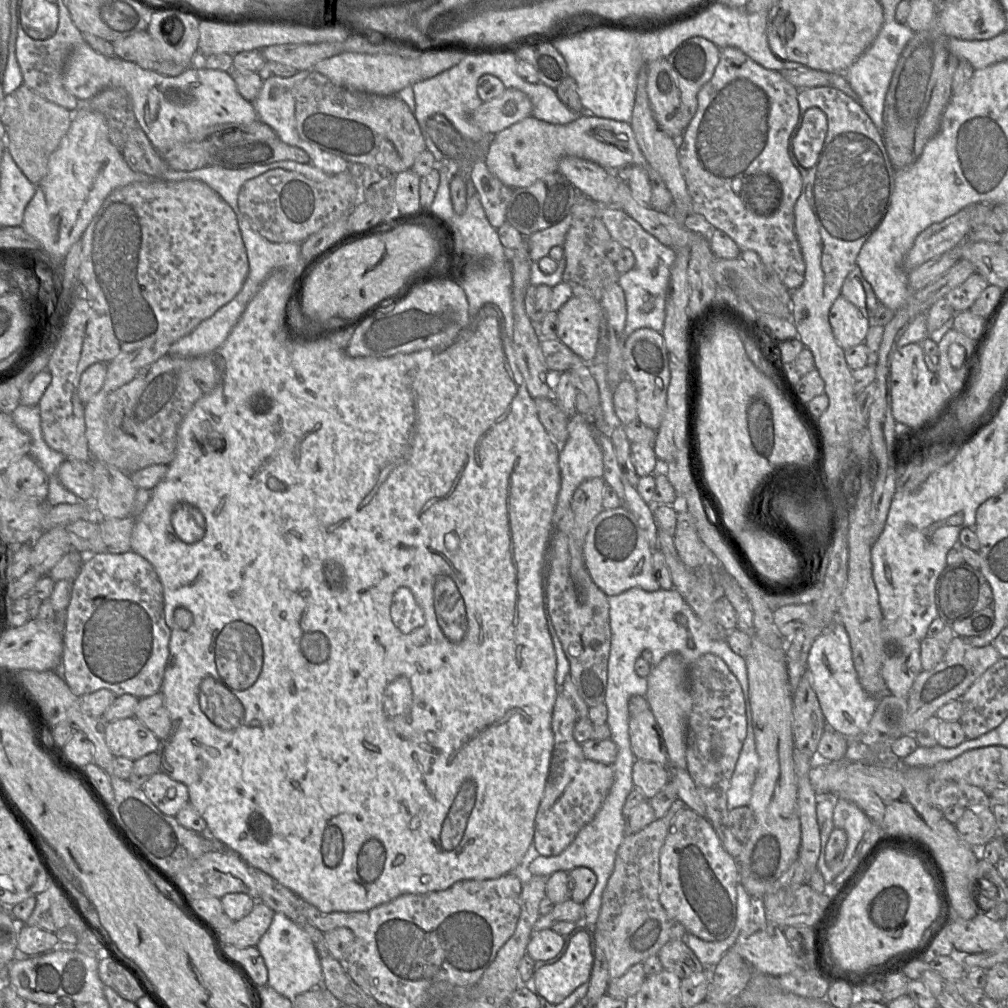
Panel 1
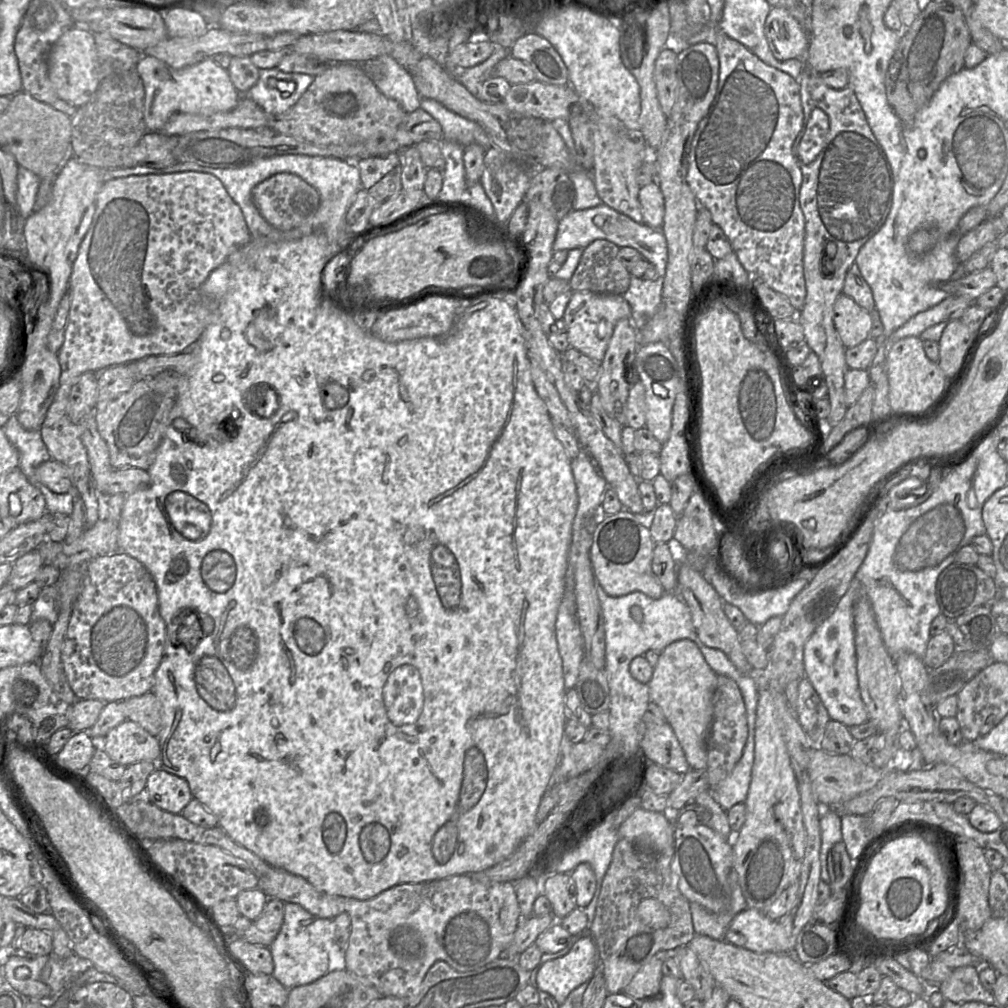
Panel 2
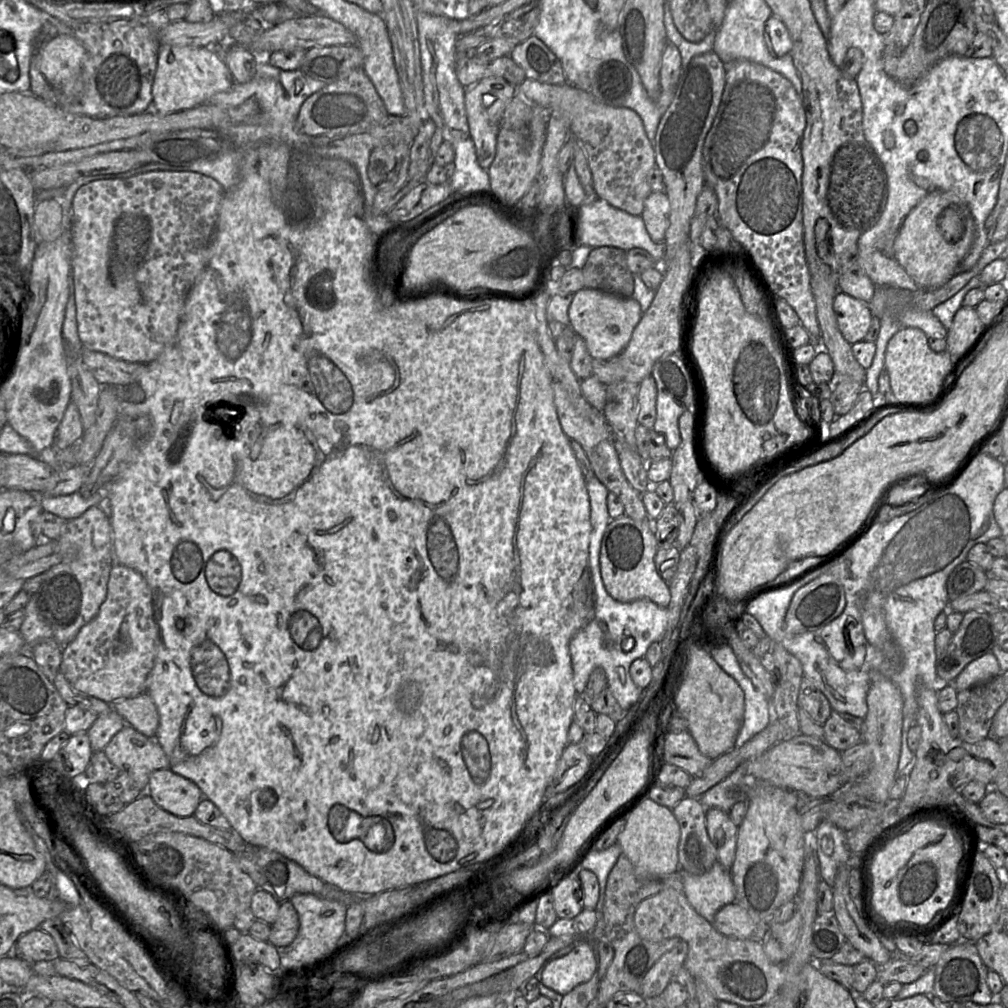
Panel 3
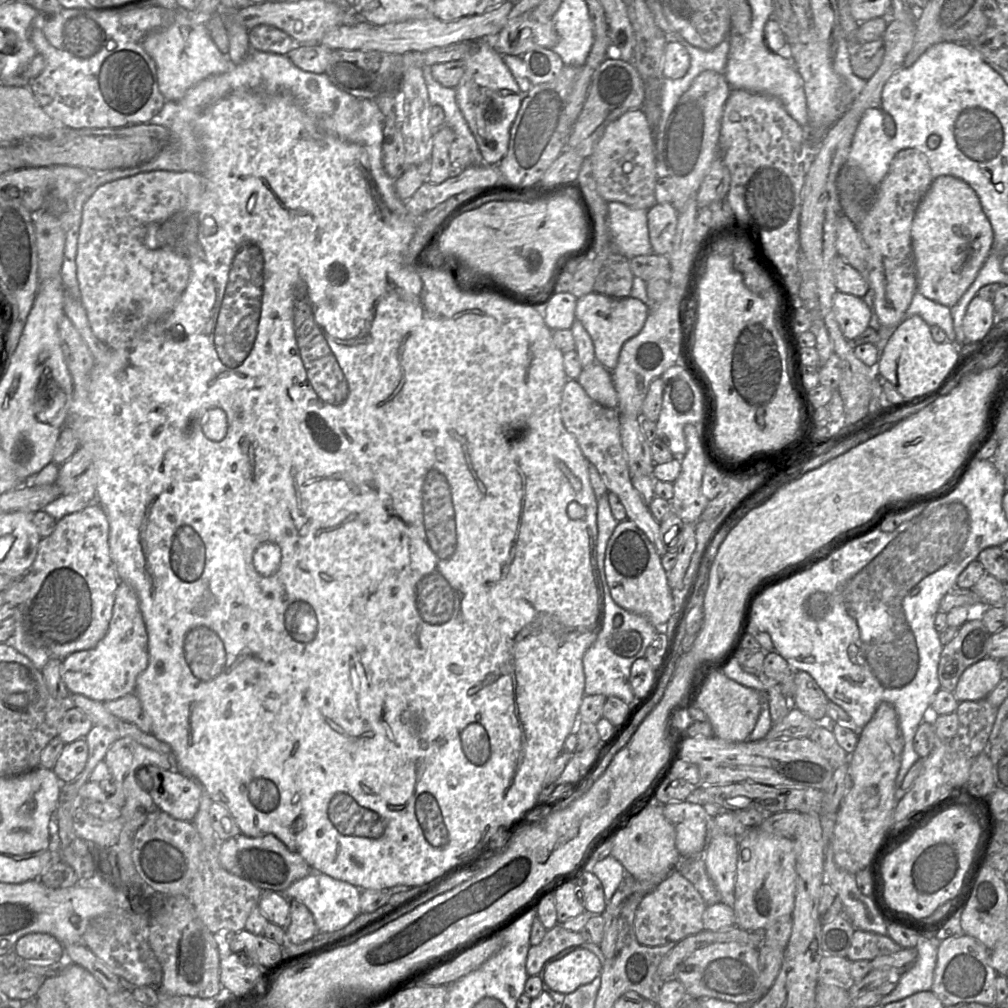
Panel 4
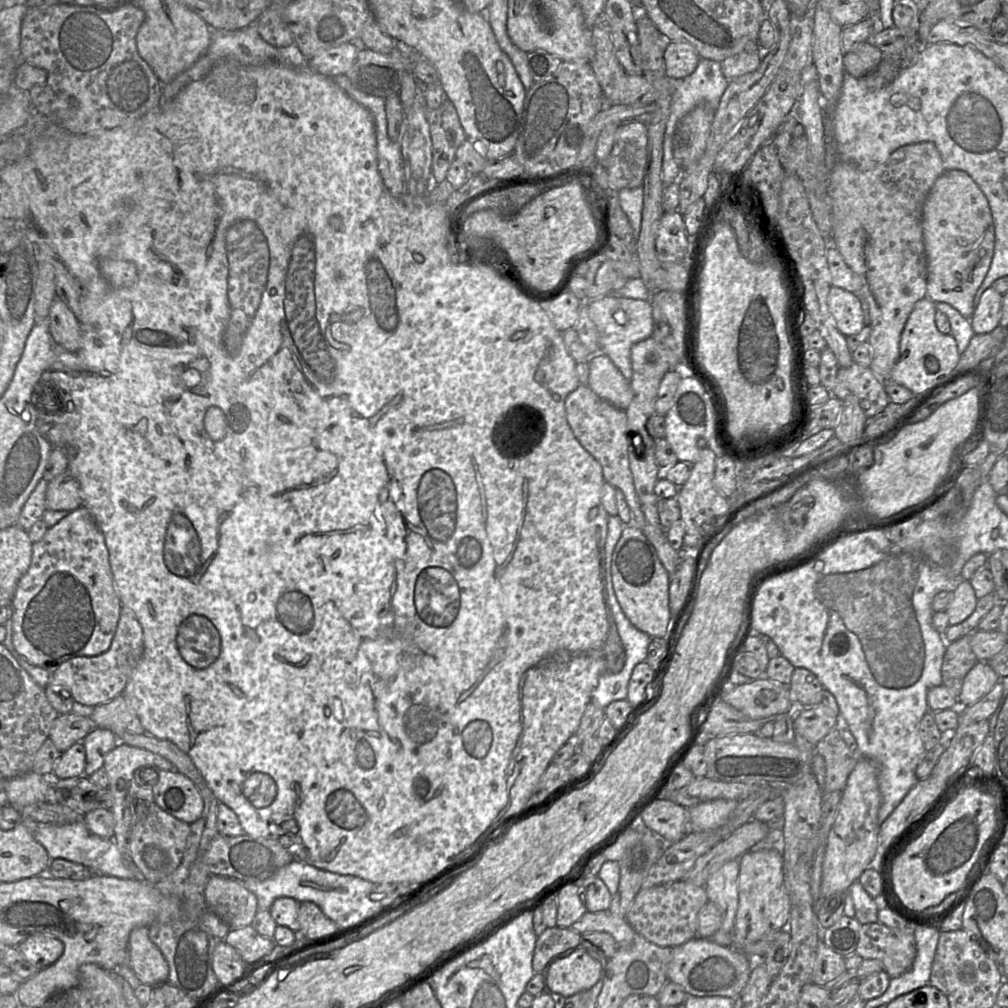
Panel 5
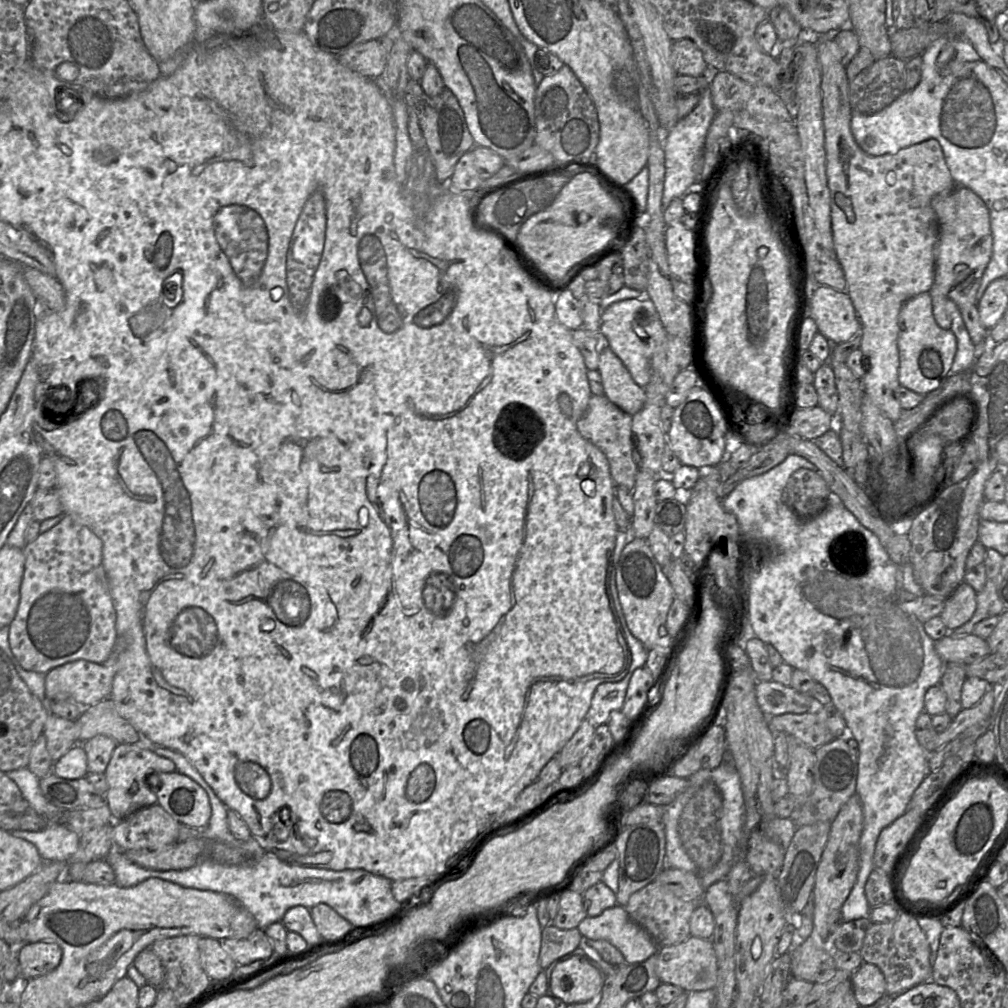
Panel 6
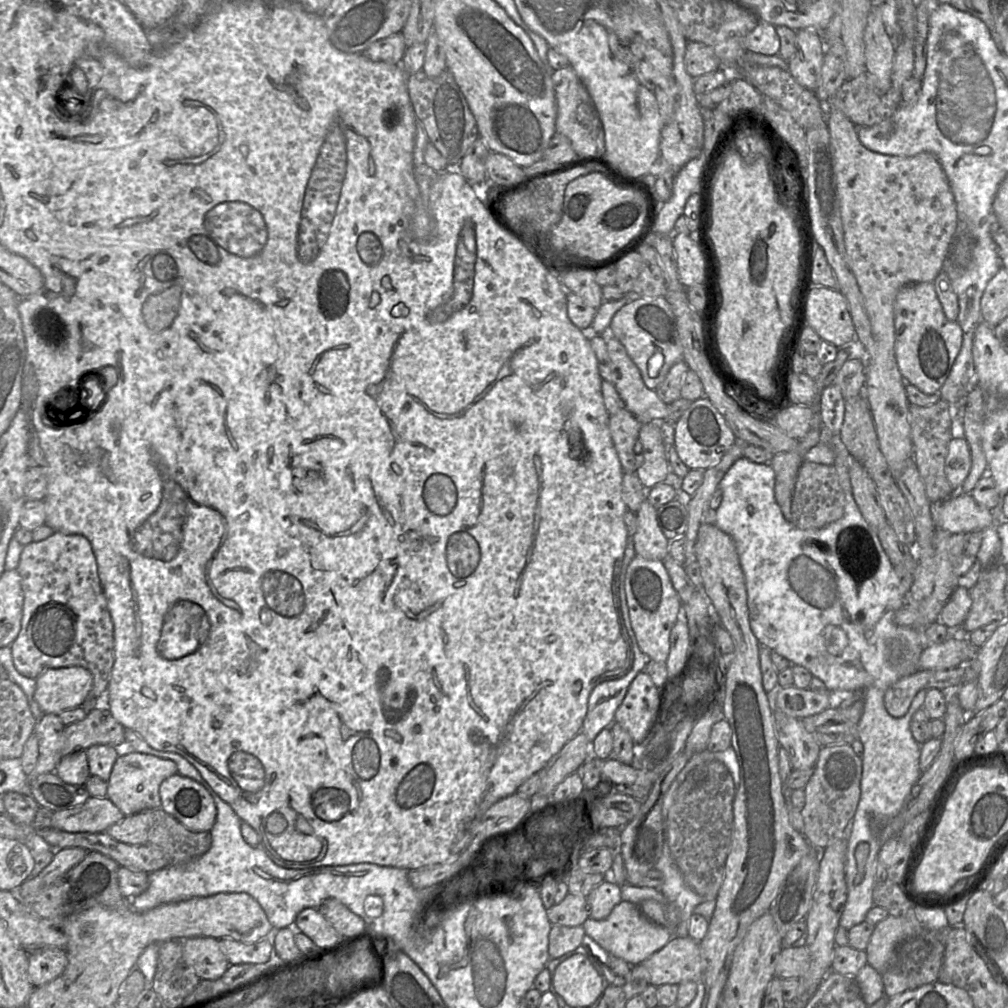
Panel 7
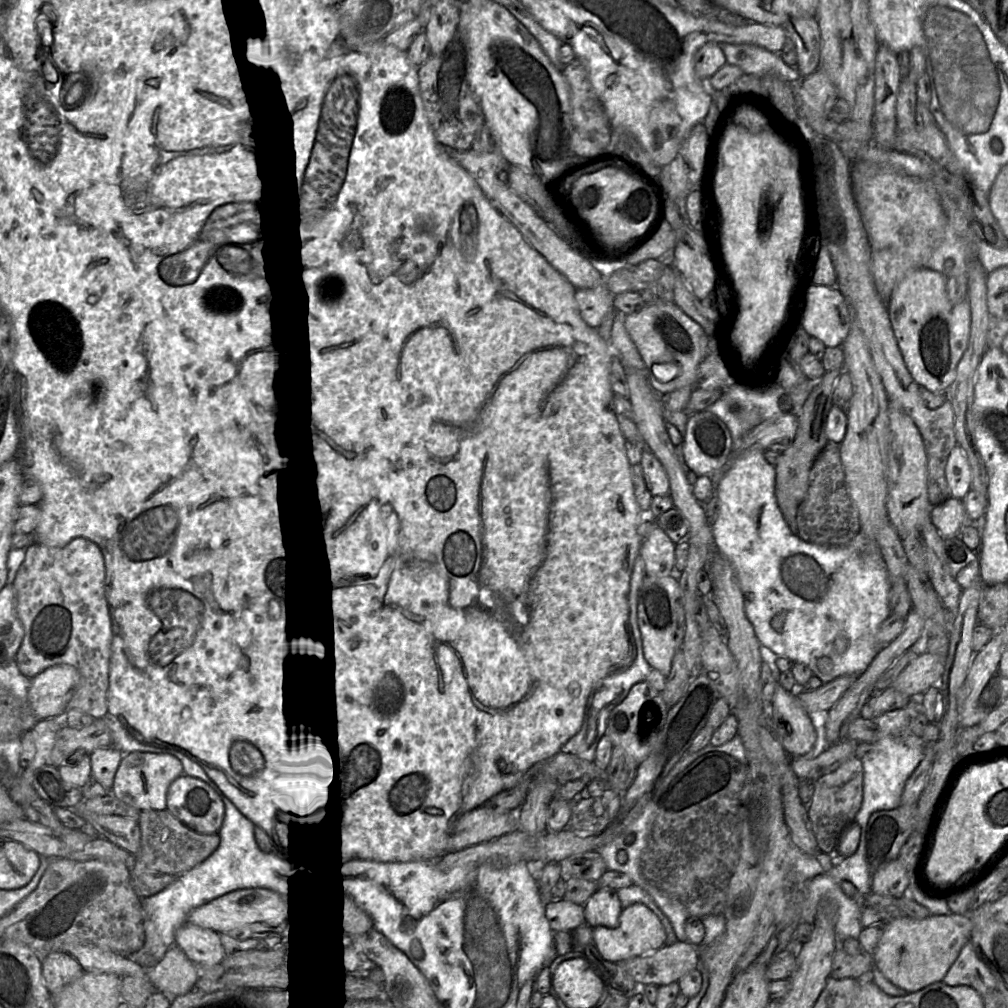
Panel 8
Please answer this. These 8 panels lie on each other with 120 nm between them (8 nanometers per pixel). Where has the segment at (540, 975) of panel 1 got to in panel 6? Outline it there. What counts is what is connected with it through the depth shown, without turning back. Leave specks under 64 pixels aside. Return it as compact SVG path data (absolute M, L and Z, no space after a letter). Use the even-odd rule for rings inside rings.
M586 954L556 963L547 995L556 996L568 1005L587 1002L596 994L602 993L606 974L590 964Z

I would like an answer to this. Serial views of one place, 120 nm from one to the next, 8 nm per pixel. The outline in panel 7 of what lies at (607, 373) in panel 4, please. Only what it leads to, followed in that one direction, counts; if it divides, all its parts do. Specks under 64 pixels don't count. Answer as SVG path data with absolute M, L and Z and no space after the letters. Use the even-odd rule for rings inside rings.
M607 335L609 357L617 370L615 388L629 410L641 423L668 421L668 404L644 383L642 374L625 346Z

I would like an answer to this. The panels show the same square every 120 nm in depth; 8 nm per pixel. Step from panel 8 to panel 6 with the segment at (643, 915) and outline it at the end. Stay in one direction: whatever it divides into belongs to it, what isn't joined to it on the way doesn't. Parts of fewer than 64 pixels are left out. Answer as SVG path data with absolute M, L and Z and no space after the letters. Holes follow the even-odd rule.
M620 905L608 908L598 916L587 916L579 923L577 929L582 936L587 938L610 942L622 953L628 964L643 962L659 950L658 945L648 932L634 922L625 908Z

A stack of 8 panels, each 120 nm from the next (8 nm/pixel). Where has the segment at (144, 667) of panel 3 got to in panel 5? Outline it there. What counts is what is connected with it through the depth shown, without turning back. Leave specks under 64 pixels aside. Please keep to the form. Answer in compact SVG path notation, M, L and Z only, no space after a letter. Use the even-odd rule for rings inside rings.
M122 607L111 645L97 656L76 656L51 671L50 683L66 687L81 709L91 709L122 695L143 654L143 631L133 613Z

